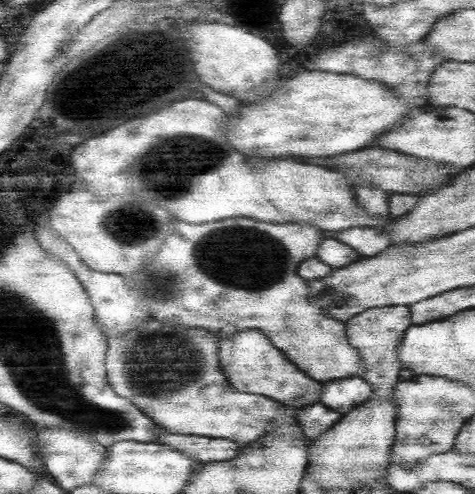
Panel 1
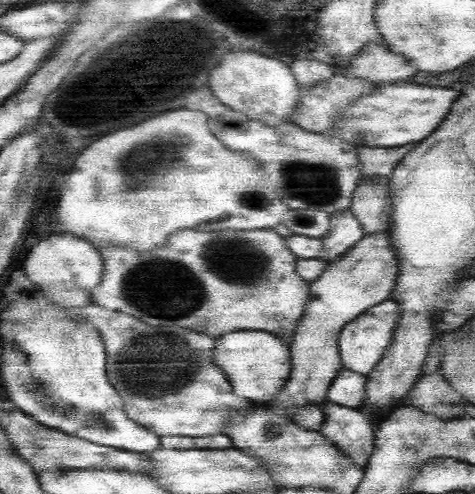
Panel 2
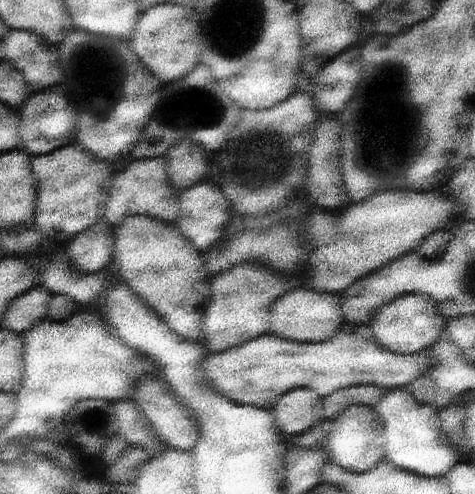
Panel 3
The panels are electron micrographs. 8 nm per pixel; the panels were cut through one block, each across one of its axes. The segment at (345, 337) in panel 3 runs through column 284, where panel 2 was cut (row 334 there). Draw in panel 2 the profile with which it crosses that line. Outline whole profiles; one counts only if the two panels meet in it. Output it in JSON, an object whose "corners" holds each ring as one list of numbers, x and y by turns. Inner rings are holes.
{"corners":[[386,300,386,302,380,302,372,308,368,308,364,314,360,314,352,322,348,322,338,336,340,368,368,376,382,362,390,342,394,342,394,334,398,330,400,314,402,314,400,304,394,302,394,300]]}

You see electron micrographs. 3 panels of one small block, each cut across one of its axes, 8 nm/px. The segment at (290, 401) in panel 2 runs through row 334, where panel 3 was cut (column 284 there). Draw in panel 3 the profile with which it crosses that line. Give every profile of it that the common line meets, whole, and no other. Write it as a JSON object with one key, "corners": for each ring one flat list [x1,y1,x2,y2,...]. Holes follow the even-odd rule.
{"corners":[[295,288,283,298,279,298,275,306,275,336,281,340,295,340,301,344,319,344,337,334,343,326,343,298,341,294,325,294,313,292,305,288]]}

